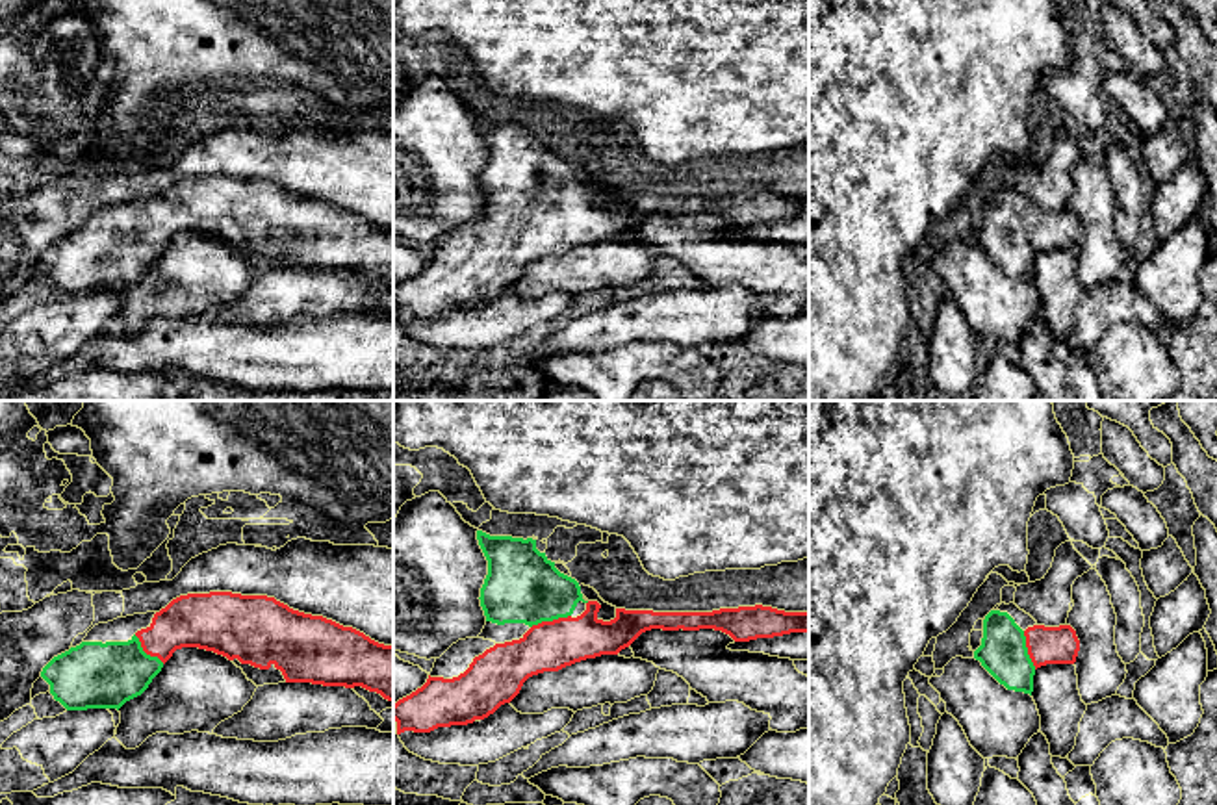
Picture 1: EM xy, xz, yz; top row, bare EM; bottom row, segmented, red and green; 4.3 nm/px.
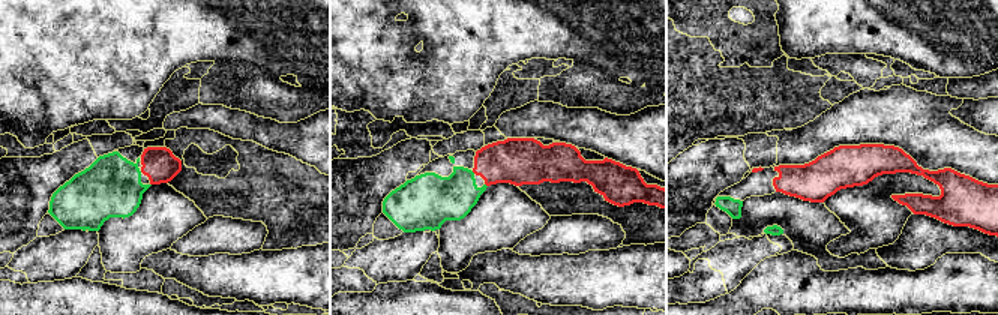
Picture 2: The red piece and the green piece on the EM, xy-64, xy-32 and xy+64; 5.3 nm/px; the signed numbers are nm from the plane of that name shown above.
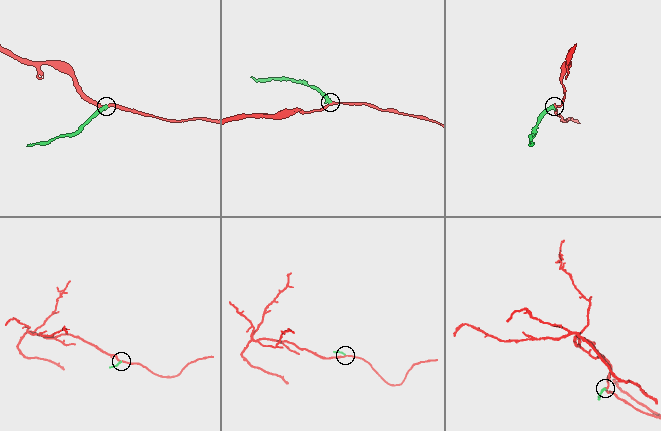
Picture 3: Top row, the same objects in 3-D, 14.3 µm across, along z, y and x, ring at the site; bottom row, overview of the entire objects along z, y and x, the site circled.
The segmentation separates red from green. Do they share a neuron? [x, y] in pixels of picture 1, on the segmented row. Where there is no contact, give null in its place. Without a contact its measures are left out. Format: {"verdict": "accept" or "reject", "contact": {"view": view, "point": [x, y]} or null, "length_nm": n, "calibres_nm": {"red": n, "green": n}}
{"verdict": "accept", "contact": {"view": "xz", "point": [550, 622]}, "length_nm": 190, "calibres_nm": {"red": 220, "green": 320}}

